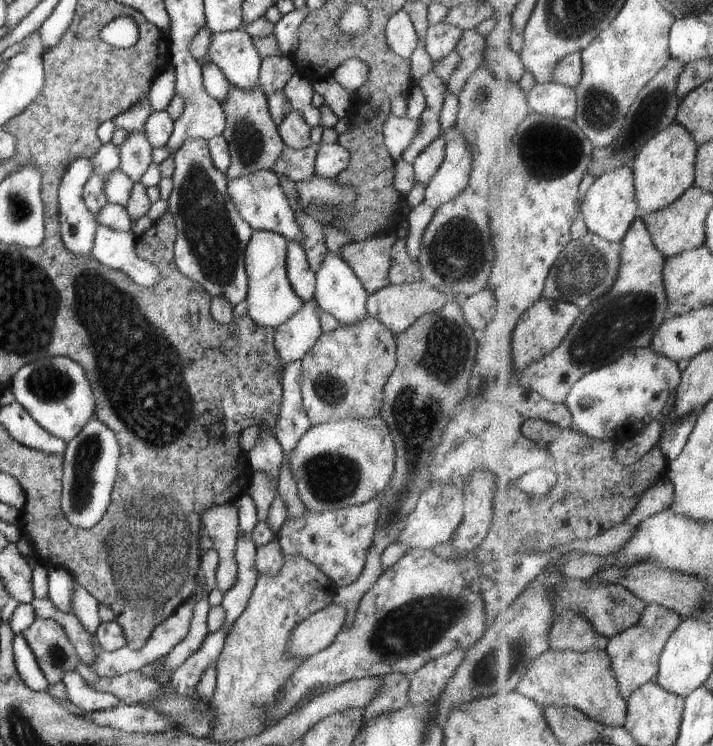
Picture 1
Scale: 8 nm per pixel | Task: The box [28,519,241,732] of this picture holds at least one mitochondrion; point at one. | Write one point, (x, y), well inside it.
(57, 654)

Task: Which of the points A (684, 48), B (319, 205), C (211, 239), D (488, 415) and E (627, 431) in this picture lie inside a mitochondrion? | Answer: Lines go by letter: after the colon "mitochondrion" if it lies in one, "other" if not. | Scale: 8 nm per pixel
A: other
B: mitochondrion
C: mitochondrion
D: other
E: other

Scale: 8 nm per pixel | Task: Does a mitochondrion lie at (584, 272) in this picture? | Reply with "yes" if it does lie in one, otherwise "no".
yes

